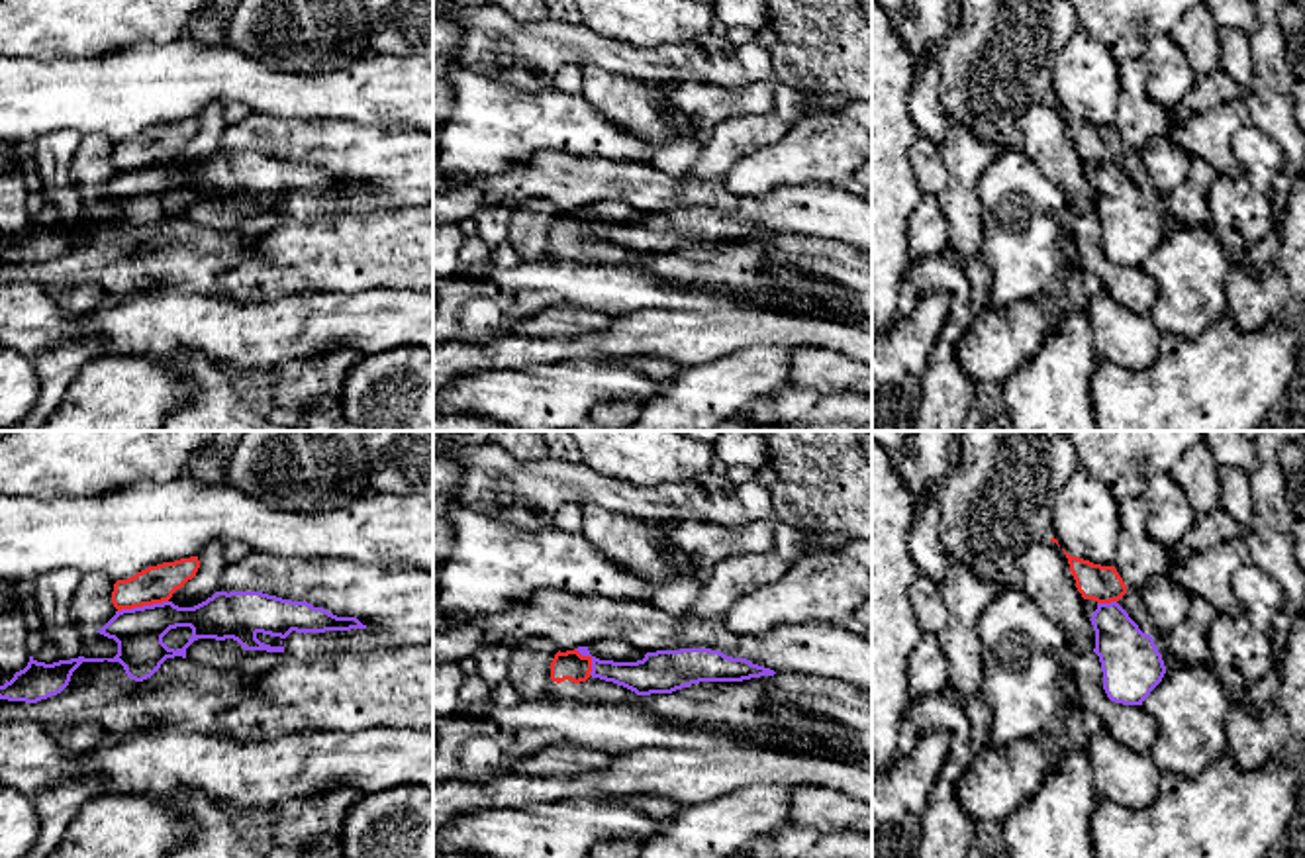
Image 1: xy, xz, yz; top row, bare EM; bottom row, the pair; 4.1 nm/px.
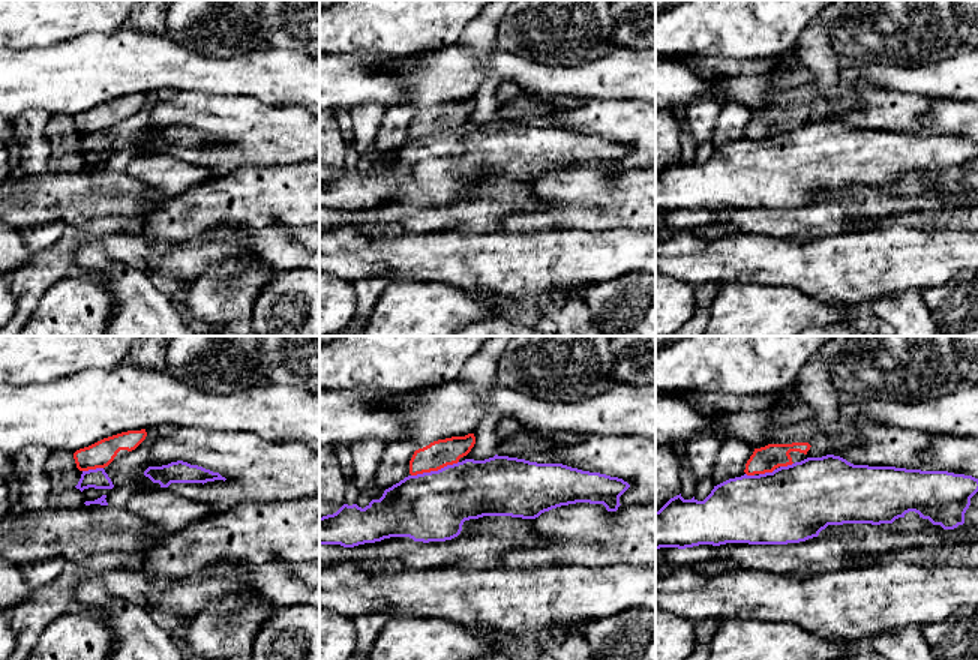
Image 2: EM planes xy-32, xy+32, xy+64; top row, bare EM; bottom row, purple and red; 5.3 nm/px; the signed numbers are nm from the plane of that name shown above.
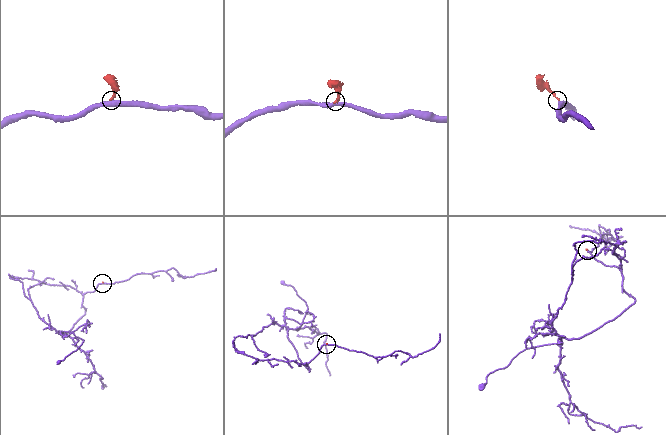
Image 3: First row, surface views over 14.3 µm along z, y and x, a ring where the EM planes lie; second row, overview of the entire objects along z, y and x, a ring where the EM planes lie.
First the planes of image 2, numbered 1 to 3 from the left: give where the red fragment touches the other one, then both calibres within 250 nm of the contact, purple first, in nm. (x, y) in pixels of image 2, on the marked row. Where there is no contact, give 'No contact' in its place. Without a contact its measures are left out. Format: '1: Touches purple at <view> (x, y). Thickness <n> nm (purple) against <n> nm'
1: Touches purple at xy-32 (92, 470). Thickness 110 nm (purple) against 140 nm
2: Touches purple at xy+32 (434, 471). Thickness 360 nm (purple) against 150 nm
3: Touches purple at xy+64 (767, 473). Thickness 400 nm (purple) against 140 nm

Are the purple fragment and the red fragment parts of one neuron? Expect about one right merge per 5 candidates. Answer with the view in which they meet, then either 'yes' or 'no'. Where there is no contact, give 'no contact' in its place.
meets purple in xy; no

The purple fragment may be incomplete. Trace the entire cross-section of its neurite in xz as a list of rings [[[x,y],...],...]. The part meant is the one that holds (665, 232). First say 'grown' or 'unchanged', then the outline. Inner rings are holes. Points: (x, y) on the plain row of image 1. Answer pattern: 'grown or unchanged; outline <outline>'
unchanged; outline [[[711,210],[647,214],[637,223],[613,223],[592,217],[592,239],[613,243],[637,257],[672,255],[700,243],[743,243],[776,233],[747,219]]]

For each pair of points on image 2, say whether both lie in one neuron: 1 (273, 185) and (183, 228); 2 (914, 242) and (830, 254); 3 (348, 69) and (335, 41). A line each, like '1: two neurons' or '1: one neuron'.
1: one neuron
2: one neuron
3: two neurons

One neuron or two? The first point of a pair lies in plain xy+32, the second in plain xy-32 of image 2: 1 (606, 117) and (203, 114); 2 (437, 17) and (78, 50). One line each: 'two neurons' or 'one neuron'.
1: one neuron
2: two neurons

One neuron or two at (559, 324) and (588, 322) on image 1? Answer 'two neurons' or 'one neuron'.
one neuron

